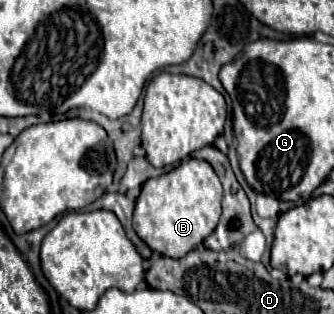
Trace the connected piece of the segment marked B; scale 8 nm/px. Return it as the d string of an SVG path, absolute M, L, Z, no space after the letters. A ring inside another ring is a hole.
M185 158L171 172L149 178L135 202L133 228L145 244L171 258L181 258L201 244L217 226L221 216L221 182L209 162Z

